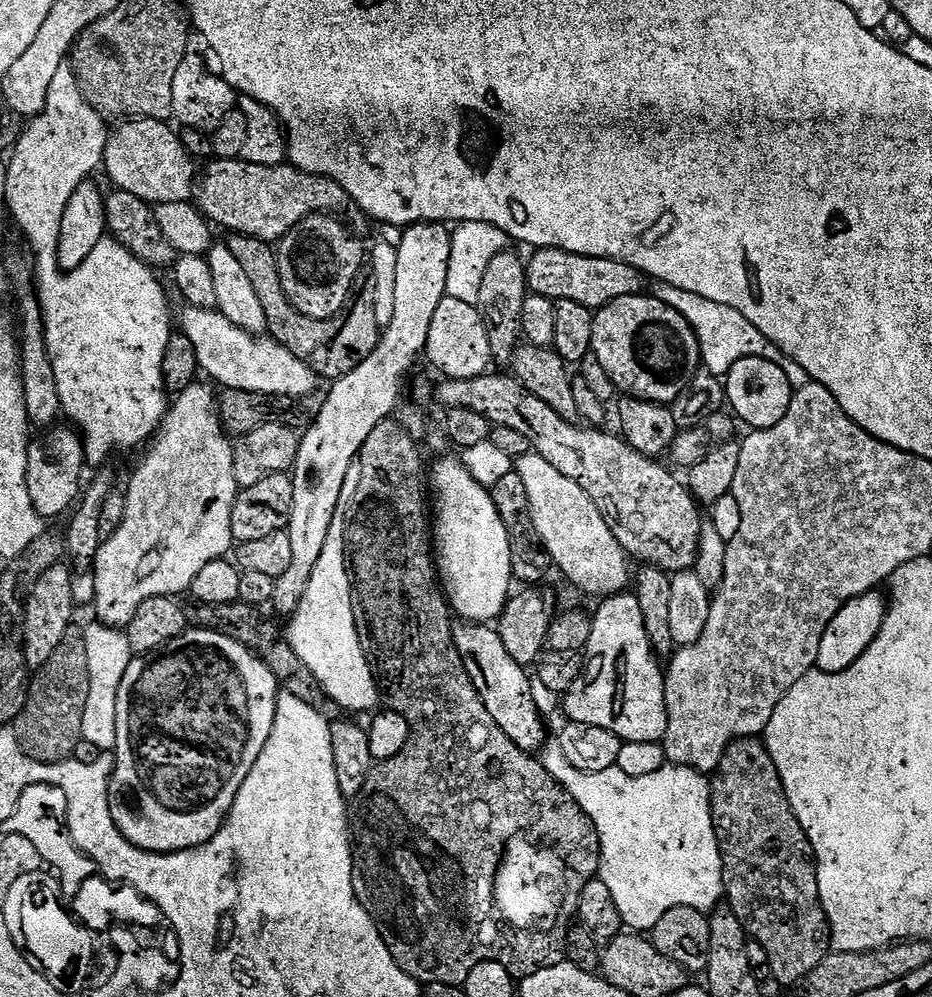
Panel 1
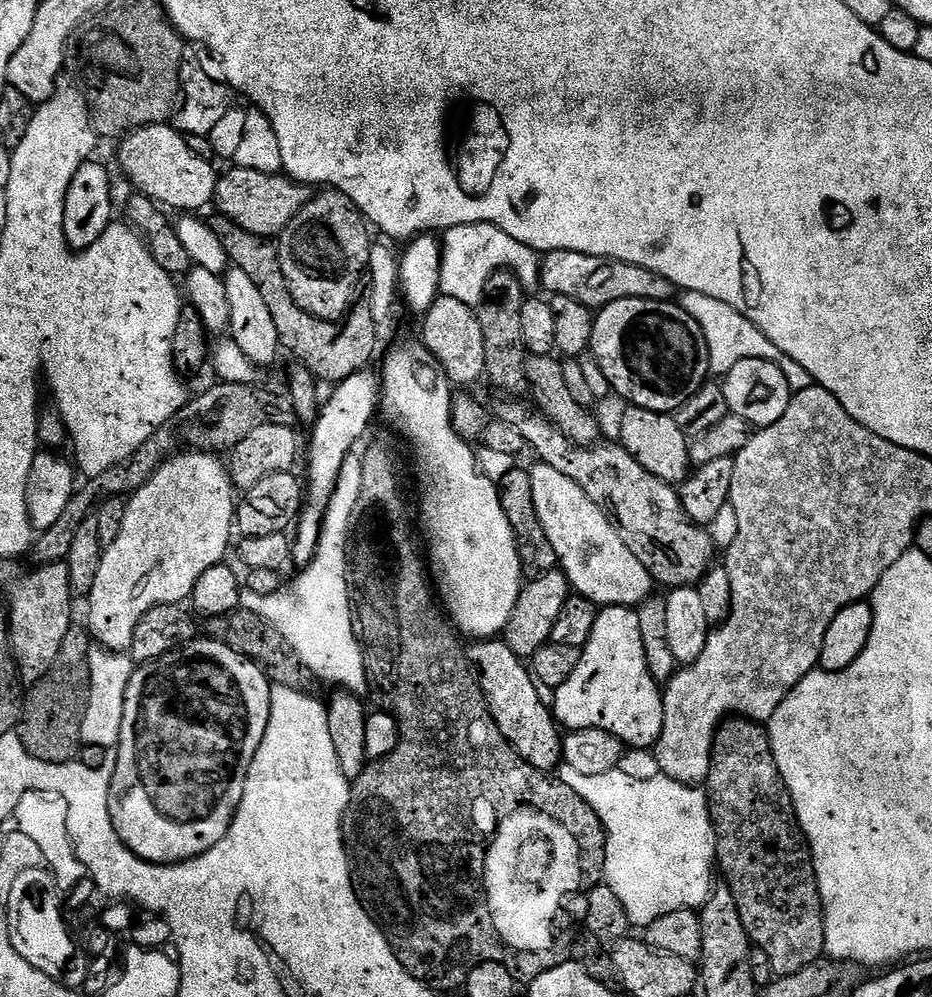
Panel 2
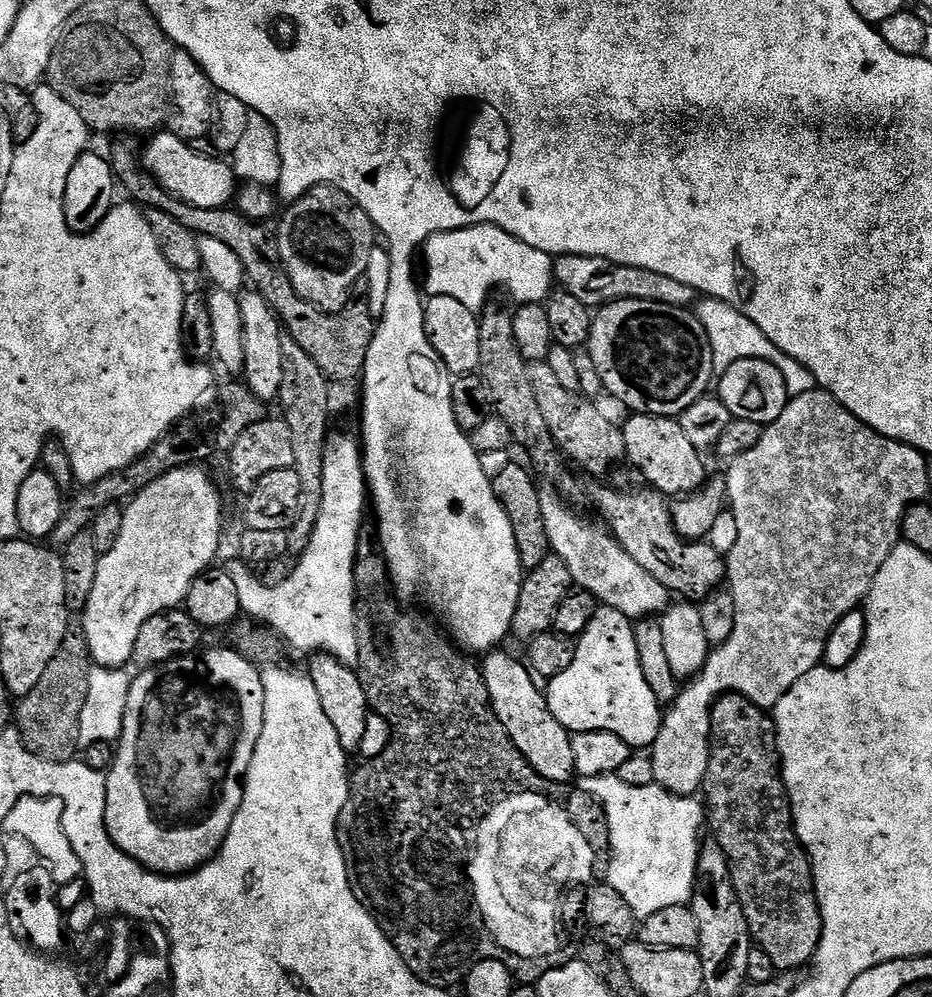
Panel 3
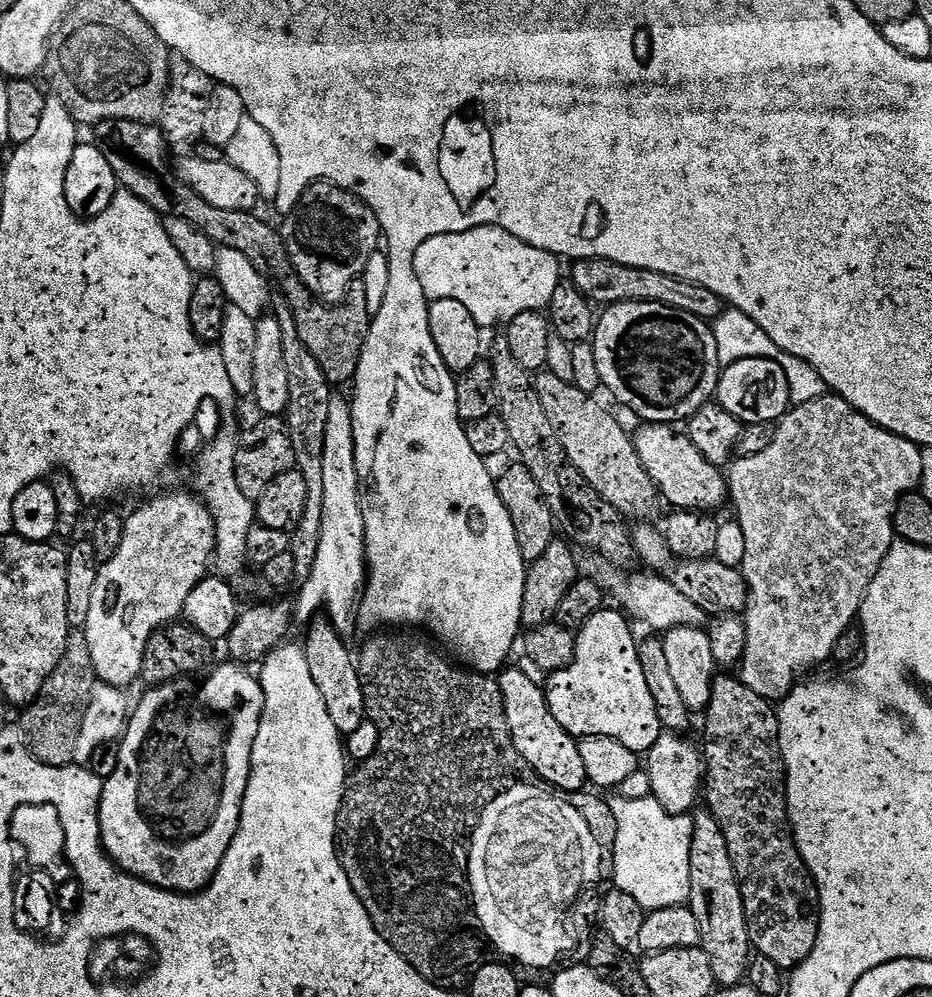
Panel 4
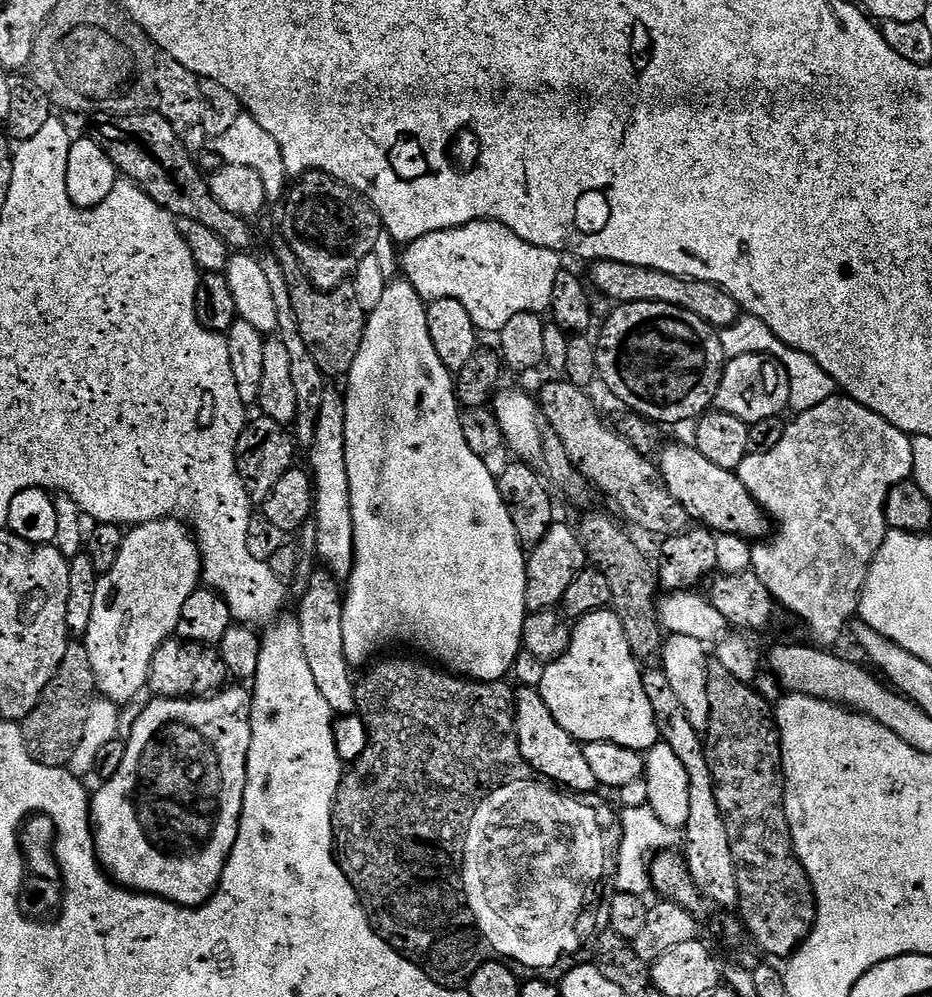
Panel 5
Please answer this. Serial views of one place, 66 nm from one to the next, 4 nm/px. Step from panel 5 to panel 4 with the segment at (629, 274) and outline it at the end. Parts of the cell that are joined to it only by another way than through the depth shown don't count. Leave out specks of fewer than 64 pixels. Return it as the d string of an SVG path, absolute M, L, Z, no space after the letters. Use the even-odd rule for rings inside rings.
M577 260L571 265L570 282L583 296L596 306L621 304L622 302L654 302L662 306L670 306L682 310L686 314L694 314L694 318L714 322L722 311L722 301L714 294L714 290L706 290L706 286L695 284L689 280L679 280L670 274L662 274L658 270L646 270L638 266L626 266L609 260Z

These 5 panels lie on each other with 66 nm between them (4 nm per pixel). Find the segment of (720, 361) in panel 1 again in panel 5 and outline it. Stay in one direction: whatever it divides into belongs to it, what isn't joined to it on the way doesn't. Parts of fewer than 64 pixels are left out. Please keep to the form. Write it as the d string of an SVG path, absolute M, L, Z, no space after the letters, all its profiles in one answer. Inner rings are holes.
M747 314L741 315L730 326L719 329L720 341L725 357L745 356L746 354L758 353L759 356L768 356L776 360L786 370L788 381L790 382L790 398L788 399L791 411L799 414L806 410L814 410L818 402L826 402L826 398L837 395L838 389L836 383L832 381L832 376L810 358L810 354L799 352L797 348L786 346L780 341L773 332L757 316Z

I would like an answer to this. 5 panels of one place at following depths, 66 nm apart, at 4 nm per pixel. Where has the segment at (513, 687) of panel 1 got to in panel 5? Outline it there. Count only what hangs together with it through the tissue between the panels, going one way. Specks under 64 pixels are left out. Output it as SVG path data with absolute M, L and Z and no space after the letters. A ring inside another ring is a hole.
M524 688L515 693L516 701L516 737L518 746L522 750L522 758L535 770L536 775L561 789L572 794L592 794L598 785L594 773L586 762L586 754L580 743L550 714L550 706L542 698L542 694L535 688ZM584 792L584 793L580 793Z

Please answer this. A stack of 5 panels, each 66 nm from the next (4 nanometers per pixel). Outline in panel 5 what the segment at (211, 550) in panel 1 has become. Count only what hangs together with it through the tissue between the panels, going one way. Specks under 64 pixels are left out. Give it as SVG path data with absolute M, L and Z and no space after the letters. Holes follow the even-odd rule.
M171 518L155 520L137 524L125 535L122 550L118 550L118 562L114 562L114 566L110 566L110 570L96 581L94 615L90 618L86 637L90 666L94 666L96 687L103 699L124 706L127 700L134 699L140 691L143 693L147 689L154 654L158 646L173 639L182 605L190 594L194 594L201 580L200 549L196 547L187 523Z

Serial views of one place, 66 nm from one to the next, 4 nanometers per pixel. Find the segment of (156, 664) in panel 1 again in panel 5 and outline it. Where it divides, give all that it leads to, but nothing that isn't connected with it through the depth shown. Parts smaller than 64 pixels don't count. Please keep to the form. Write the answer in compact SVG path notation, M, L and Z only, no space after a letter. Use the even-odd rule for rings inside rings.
M228 686L228 687L225 687L225 688L224 688L224 689L223 689L223 690L221 690L221 691L218 691L218 692L213 692L213 693L211 693L211 695L209 695L209 696L208 696L208 697L207 697L207 698L181 698L181 699L179 699L179 700L166 700L166 699L163 699L163 698L152 698L152 699L149 699L149 701L150 701L150 702L149 702L149 704L148 704L148 705L146 705L146 706L145 706L145 708L144 708L144 709L142 709L142 710L141 710L141 712L140 712L140 717L138 717L138 718L137 718L137 720L136 720L136 721L134 721L134 722L133 722L133 724L132 724L132 733L130 733L130 734L129 734L129 736L126 736L126 758L122 758L122 766L118 766L118 774L114 774L114 775L113 775L113 776L112 776L112 777L111 777L111 778L110 778L110 779L109 779L109 780L106 780L106 781L103 781L103 783L101 783L101 784L100 784L100 785L99 785L99 786L100 786L100 787L101 787L101 788L100 788L100 789L98 789L98 790L97 790L97 792L94 792L94 795L93 795L93 796L92 796L92 797L91 797L91 800L90 800L90 820L91 820L91 823L92 823L92 824L93 824L93 825L94 825L94 839L95 839L95 842L96 842L96 857L97 857L97 858L99 858L99 859L100 859L100 866L101 866L101 868L103 868L103 869L104 869L104 871L105 871L105 872L107 872L107 873L108 873L108 875L109 875L109 876L111 876L111 877L112 877L112 879L113 879L113 880L115 880L115 881L116 881L116 883L117 883L117 884L119 884L119 885L120 885L120 887L122 887L122 888L130 888L130 889L132 889L132 891L134 891L134 892L143 892L143 893L144 893L144 895L145 895L145 896L160 896L160 897L161 897L161 898L162 898L162 899L164 899L164 900L165 900L165 902L167 902L167 903L170 903L170 904L181 904L181 905L182 905L182 907L184 907L184 908L196 908L196 907L197 907L197 906L199 906L199 904L204 904L204 903L206 903L206 902L207 902L207 901L208 901L208 900L209 900L209 899L210 899L210 897L212 897L212 895L213 895L213 894L215 894L215 893L216 893L216 887L218 887L218 885L219 885L219 884L220 884L220 879L221 879L221 878L222 878L222 874L223 874L223 873L224 873L224 867L225 867L225 866L226 866L226 862L227 862L227 861L228 861L228 856L229 856L229 854L230 854L230 853L231 853L231 852L232 852L232 851L233 851L233 850L234 850L234 842L235 842L235 841L236 841L236 839L237 839L237 838L238 838L238 830L239 830L239 829L240 829L240 815L241 815L241 814L242 814L242 810L243 810L243 809L244 809L244 791L245 791L245 790L246 790L246 782L247 782L247 781L248 781L248 755L249 755L249 754L250 754L250 742L251 742L251 741L252 741L252 698L251 698L251 695L250 695L250 692L249 692L249 689L248 689L248 688L247 688L247 687L244 687L244 686L236 686L236 687L240 687L240 688L231 688L231 686Z

